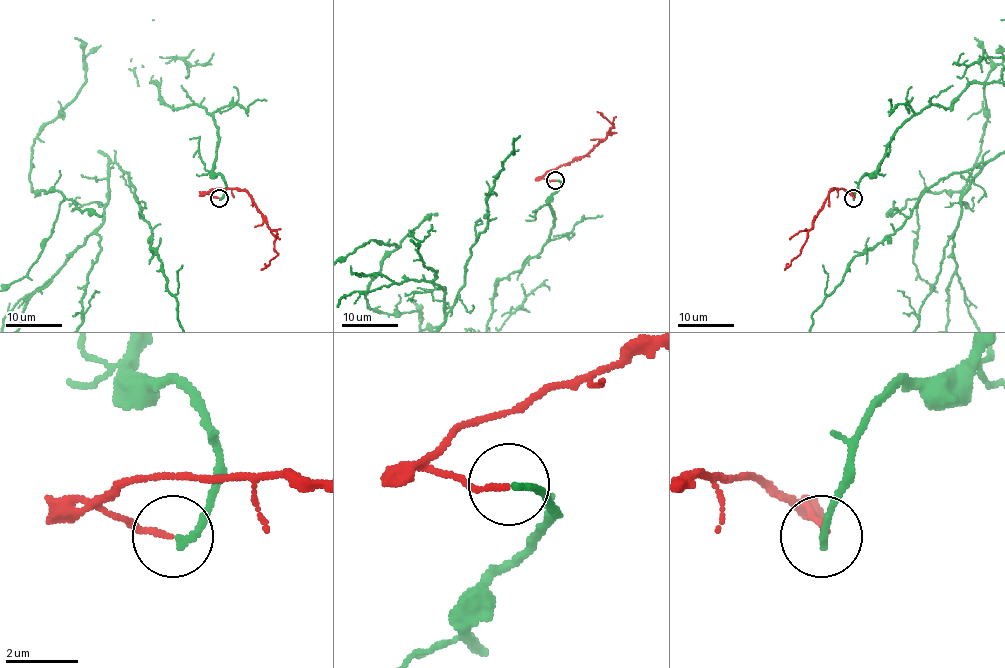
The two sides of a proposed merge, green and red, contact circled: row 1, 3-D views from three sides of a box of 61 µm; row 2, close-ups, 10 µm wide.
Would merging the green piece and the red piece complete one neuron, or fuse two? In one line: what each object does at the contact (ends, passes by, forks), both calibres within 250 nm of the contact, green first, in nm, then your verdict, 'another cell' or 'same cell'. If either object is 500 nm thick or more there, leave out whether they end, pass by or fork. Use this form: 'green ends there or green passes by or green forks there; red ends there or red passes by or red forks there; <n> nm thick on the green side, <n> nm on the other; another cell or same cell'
green ends there; red ends there; 220 nm thick on the green side, 160 nm on the other; same cell

